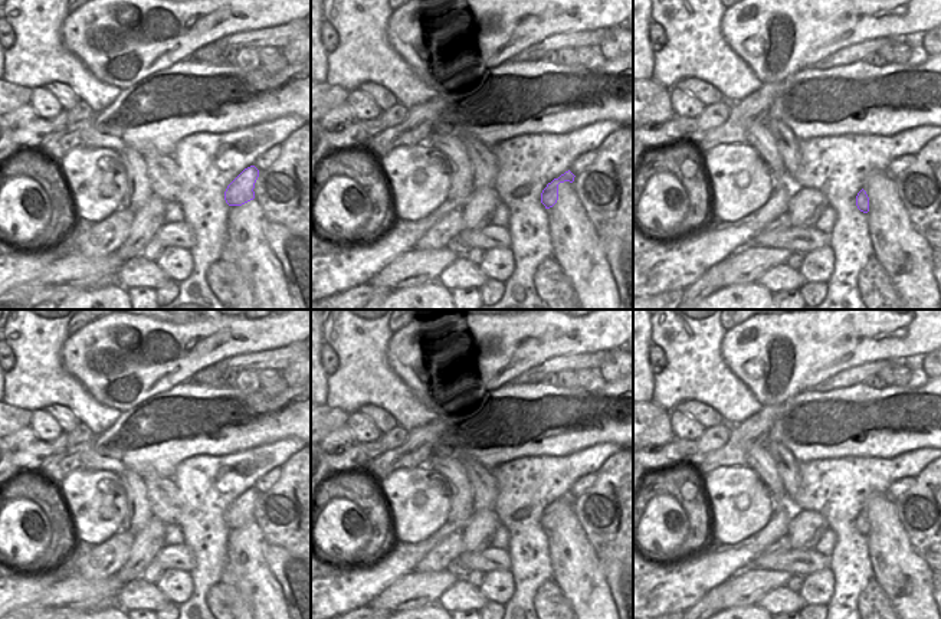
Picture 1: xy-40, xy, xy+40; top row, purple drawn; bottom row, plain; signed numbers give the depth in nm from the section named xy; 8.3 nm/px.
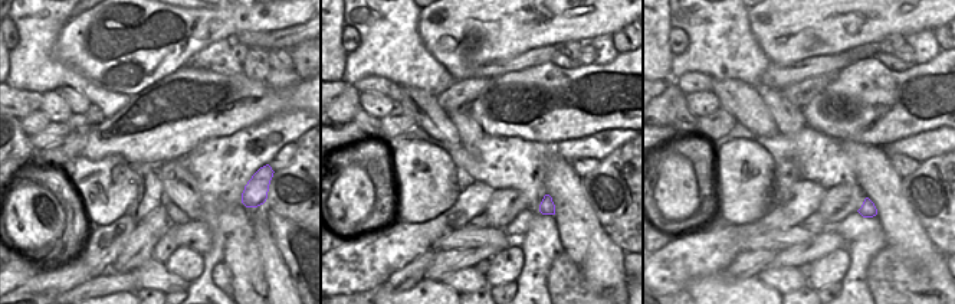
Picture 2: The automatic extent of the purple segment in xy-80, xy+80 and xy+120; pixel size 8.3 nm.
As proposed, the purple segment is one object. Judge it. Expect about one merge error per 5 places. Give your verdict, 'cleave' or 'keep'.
keep

